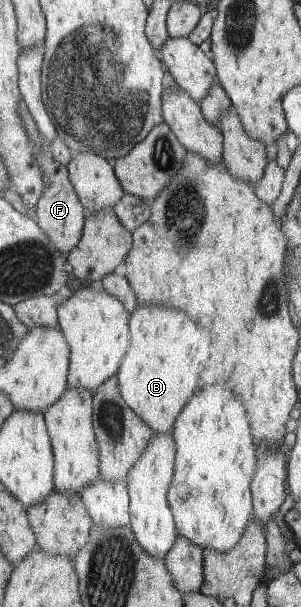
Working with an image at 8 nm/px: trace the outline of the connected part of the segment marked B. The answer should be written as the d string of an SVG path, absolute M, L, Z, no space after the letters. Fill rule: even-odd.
M138 305L131 313L130 323L129 350L117 373L122 395L134 413L150 424L154 433L173 435L174 423L184 410L184 405L196 393L206 361L210 359L210 335L184 311L172 307ZM162 325L168 325L166 329L176 329L176 341L168 341L170 337L160 333L160 329L164 329Z

